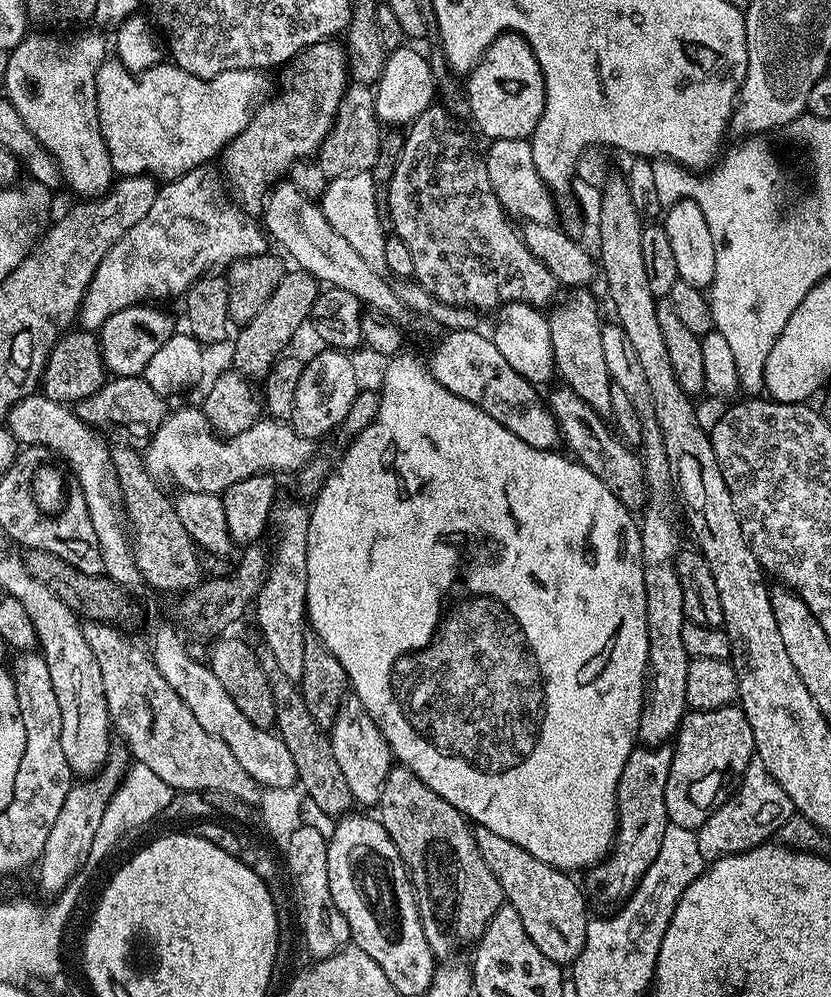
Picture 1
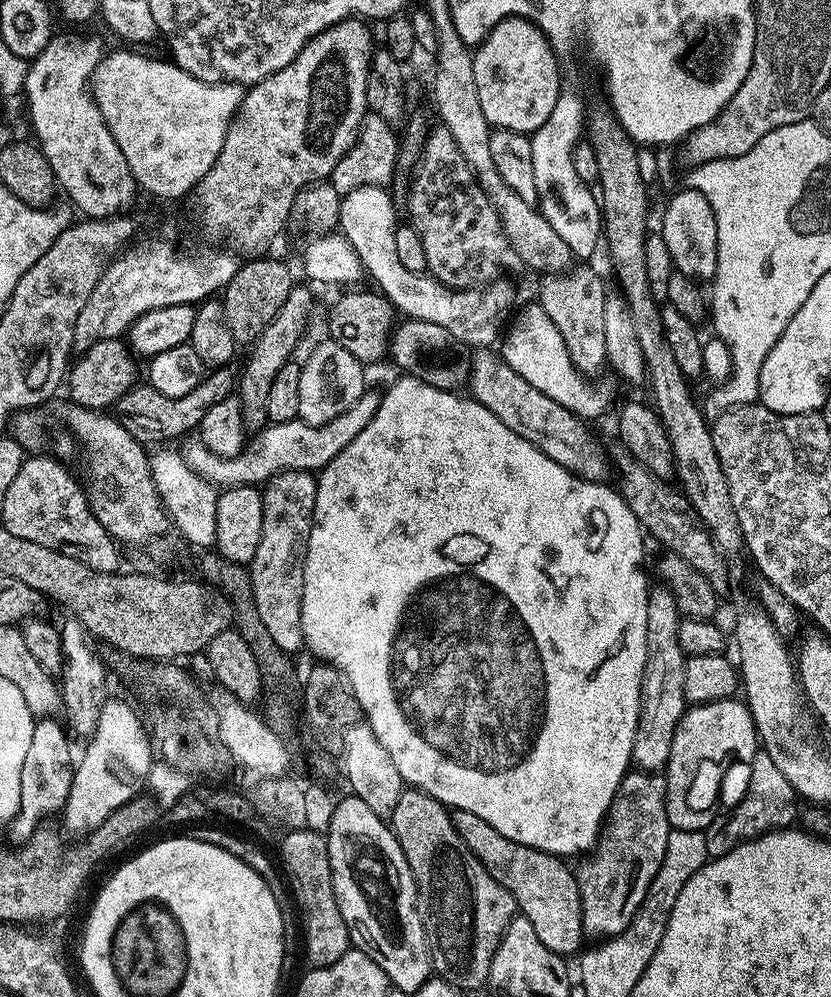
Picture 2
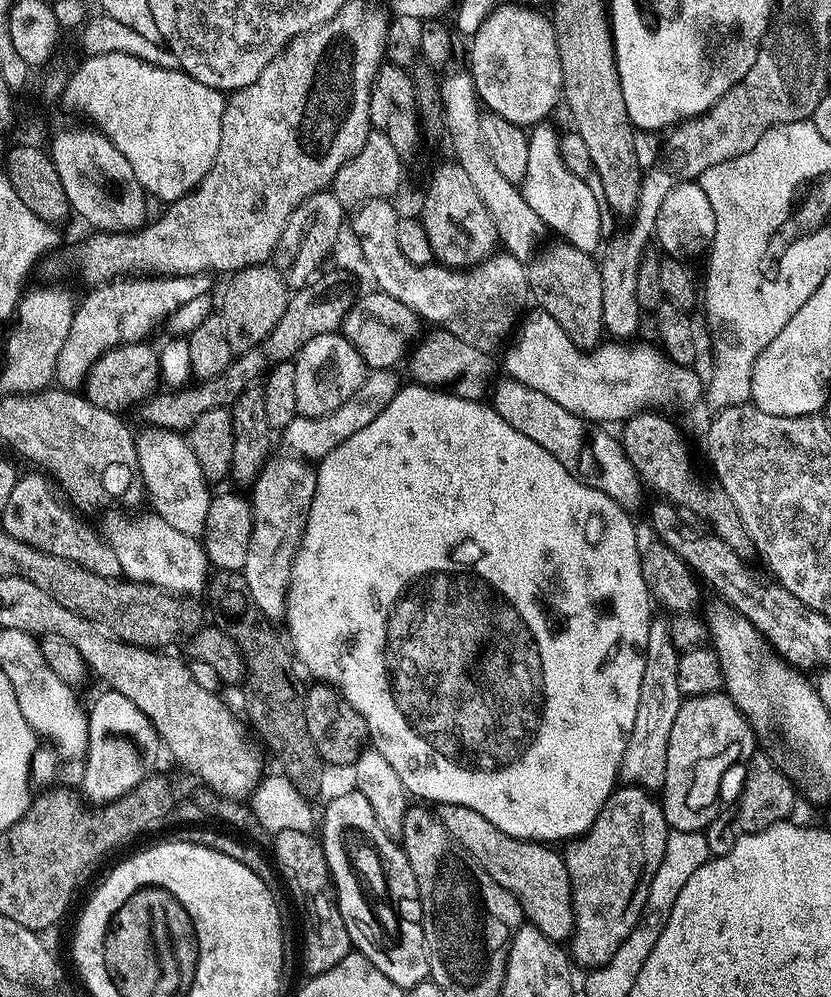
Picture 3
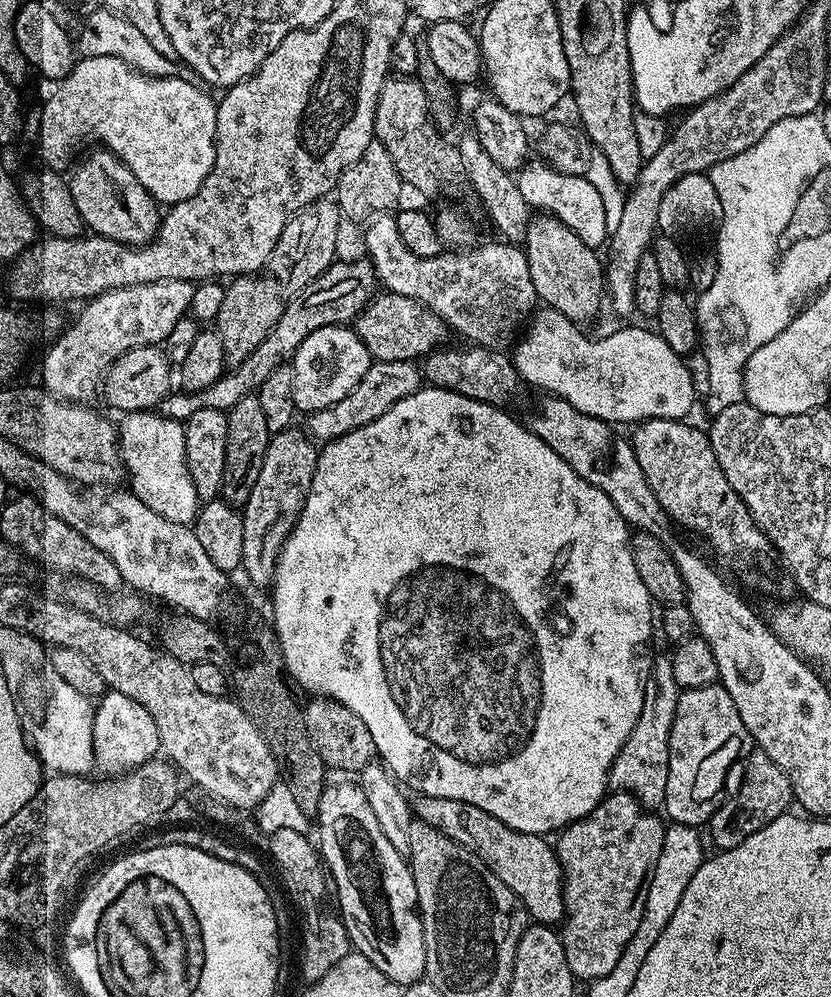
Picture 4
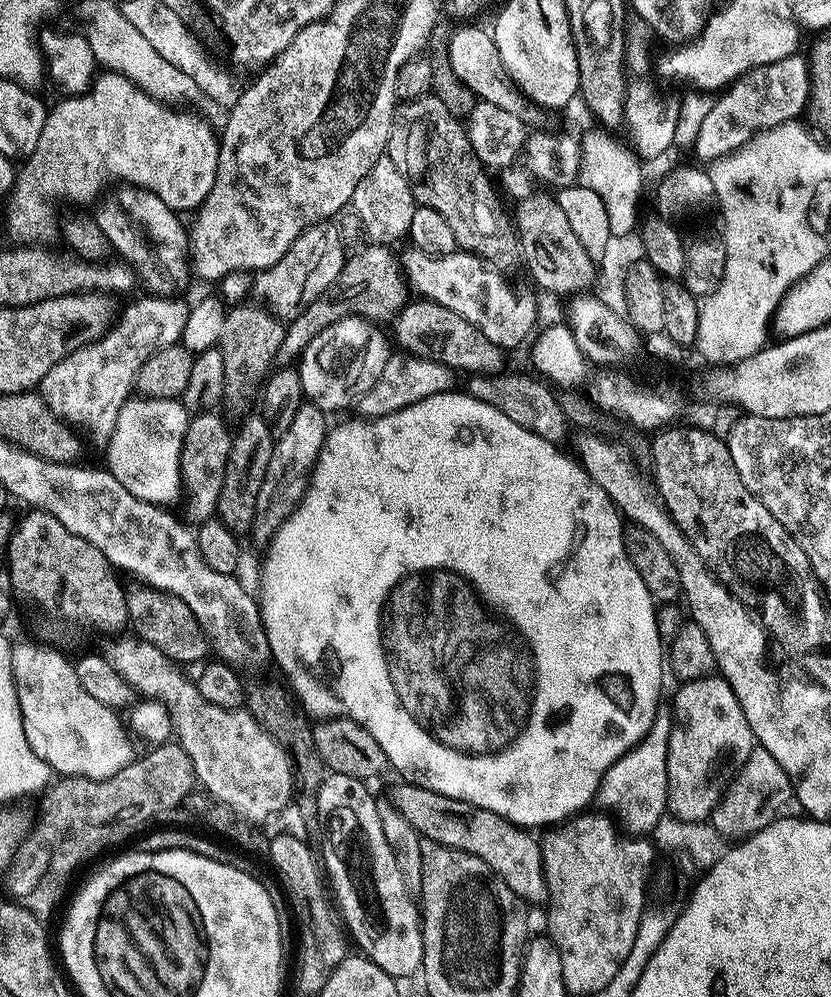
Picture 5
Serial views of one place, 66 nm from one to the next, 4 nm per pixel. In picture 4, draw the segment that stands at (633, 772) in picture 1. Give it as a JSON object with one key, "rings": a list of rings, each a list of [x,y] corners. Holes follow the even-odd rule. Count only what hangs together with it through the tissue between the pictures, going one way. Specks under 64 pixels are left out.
{"rings":[[[613,791],[605,795],[589,816],[577,820],[555,837],[554,853],[564,876],[564,919],[558,935],[568,969],[577,981],[597,980],[618,966],[618,958],[622,958],[622,950],[626,950],[634,930],[638,930],[638,922],[644,913],[646,885],[664,845],[666,828],[660,825],[658,817],[643,812],[639,803],[641,801],[631,791]]]}

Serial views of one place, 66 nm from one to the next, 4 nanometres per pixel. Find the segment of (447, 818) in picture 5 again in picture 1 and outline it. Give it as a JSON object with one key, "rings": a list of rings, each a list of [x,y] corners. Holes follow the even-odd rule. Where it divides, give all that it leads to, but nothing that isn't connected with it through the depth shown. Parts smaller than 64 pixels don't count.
{"rings":[[[477,827],[475,833],[476,845],[486,866],[490,866],[494,878],[498,878],[505,901],[516,911],[518,918],[522,918],[534,946],[538,946],[538,950],[542,950],[542,954],[555,964],[575,965],[586,946],[590,919],[584,892],[572,881],[575,879],[561,868],[534,858],[534,854],[530,854],[530,850],[522,850],[518,842],[509,842],[494,834],[494,830]]]}

